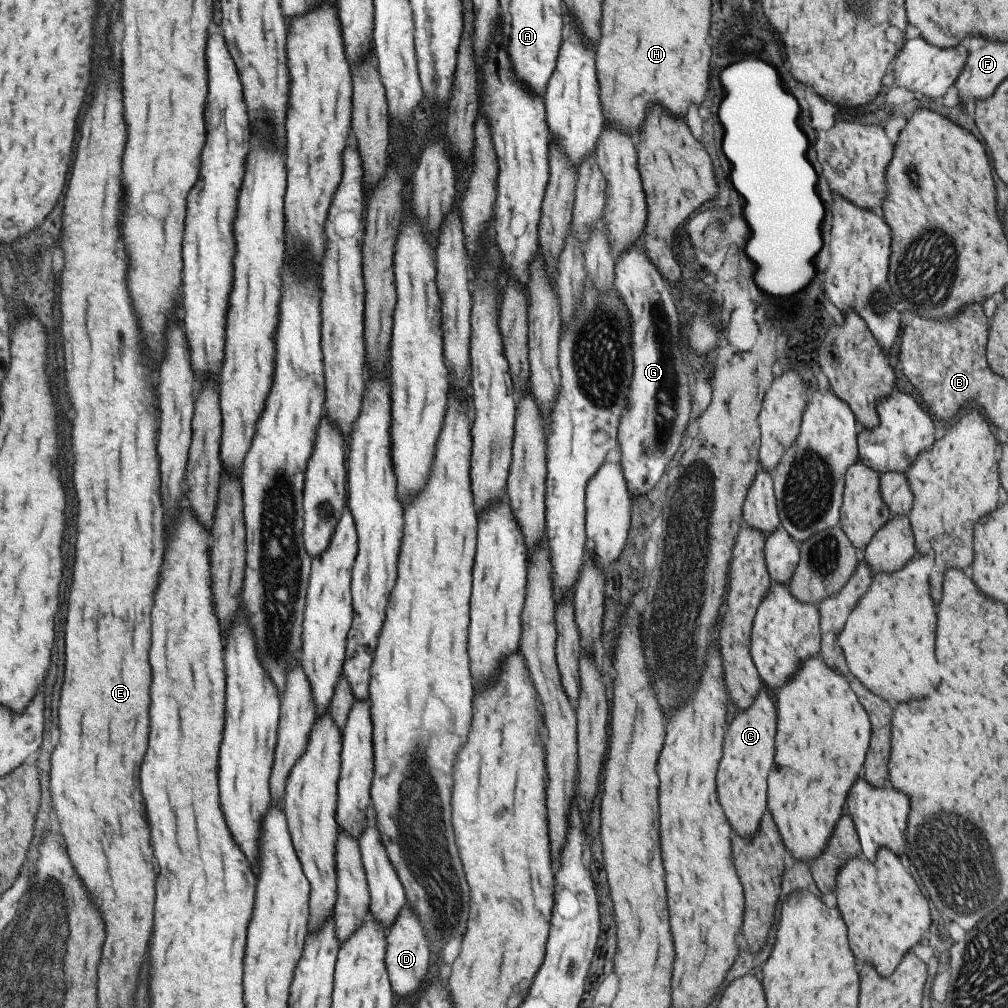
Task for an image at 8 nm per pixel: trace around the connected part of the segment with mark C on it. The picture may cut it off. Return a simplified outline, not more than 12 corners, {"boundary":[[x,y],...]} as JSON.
{"boundary":[[759,692],[725,731],[717,800],[749,838],[765,812],[775,710]]}

